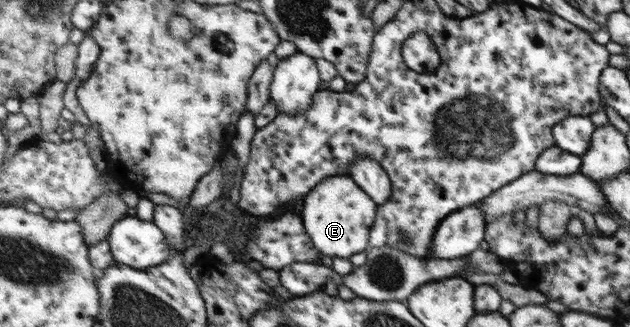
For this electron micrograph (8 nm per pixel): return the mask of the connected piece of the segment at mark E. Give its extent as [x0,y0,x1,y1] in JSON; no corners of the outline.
[300,175,378,259]

